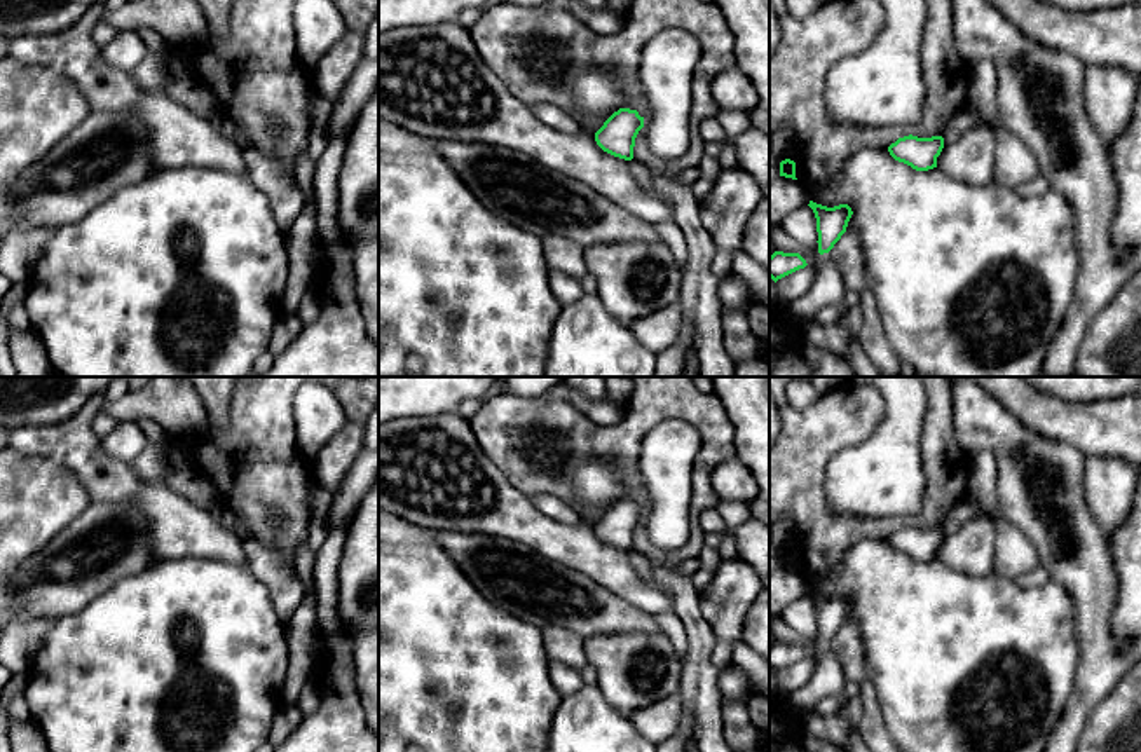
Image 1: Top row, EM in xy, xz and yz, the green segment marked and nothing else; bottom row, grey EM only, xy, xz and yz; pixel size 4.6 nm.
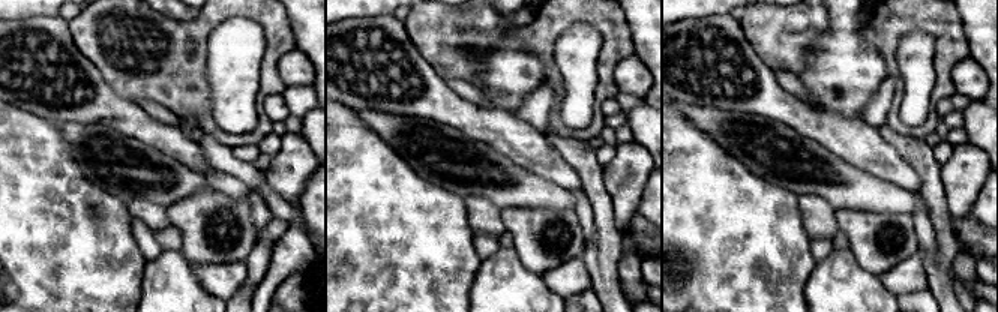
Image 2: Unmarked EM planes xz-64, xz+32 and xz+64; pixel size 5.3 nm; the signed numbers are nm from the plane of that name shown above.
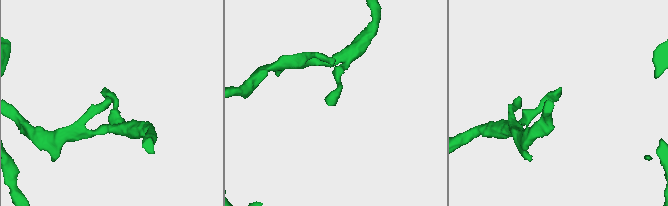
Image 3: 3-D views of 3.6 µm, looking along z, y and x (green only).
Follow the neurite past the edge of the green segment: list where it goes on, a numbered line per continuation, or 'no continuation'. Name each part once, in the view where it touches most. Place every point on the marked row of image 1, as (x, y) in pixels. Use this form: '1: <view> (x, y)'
no continuation

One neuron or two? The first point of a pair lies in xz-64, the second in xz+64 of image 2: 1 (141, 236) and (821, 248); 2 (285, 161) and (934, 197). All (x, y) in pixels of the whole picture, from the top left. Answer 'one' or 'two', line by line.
1: one
2: two

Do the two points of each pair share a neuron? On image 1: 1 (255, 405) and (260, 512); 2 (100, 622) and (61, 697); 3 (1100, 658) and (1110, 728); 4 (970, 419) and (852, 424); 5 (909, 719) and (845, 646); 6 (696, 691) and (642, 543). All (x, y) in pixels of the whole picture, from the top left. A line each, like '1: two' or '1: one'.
1: one
2: one
3: two
4: two
5: two
6: two

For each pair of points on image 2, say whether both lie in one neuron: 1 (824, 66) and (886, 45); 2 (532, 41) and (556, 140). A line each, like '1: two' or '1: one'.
1: two
2: two

